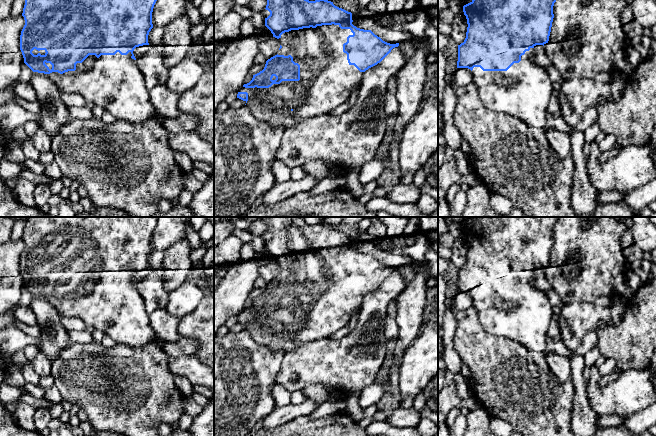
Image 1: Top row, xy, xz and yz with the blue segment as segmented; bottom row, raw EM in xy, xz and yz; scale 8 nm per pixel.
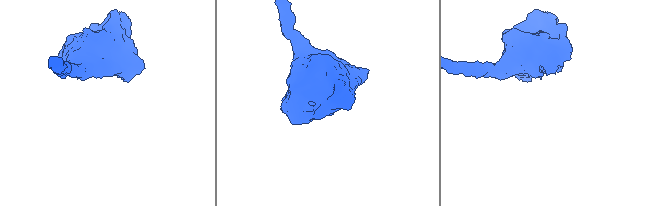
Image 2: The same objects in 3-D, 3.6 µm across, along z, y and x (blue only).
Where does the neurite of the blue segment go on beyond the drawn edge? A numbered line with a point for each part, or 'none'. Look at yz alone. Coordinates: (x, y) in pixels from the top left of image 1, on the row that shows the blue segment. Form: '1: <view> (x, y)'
1: yz (523, 91)

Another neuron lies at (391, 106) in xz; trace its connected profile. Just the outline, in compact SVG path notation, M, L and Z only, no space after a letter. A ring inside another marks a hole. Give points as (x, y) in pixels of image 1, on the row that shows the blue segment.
M390 80L387 86L383 106L384 106L385 113L392 120L397 115L399 110L399 103L396 98L396 92L397 92L397 85L393 80Z

